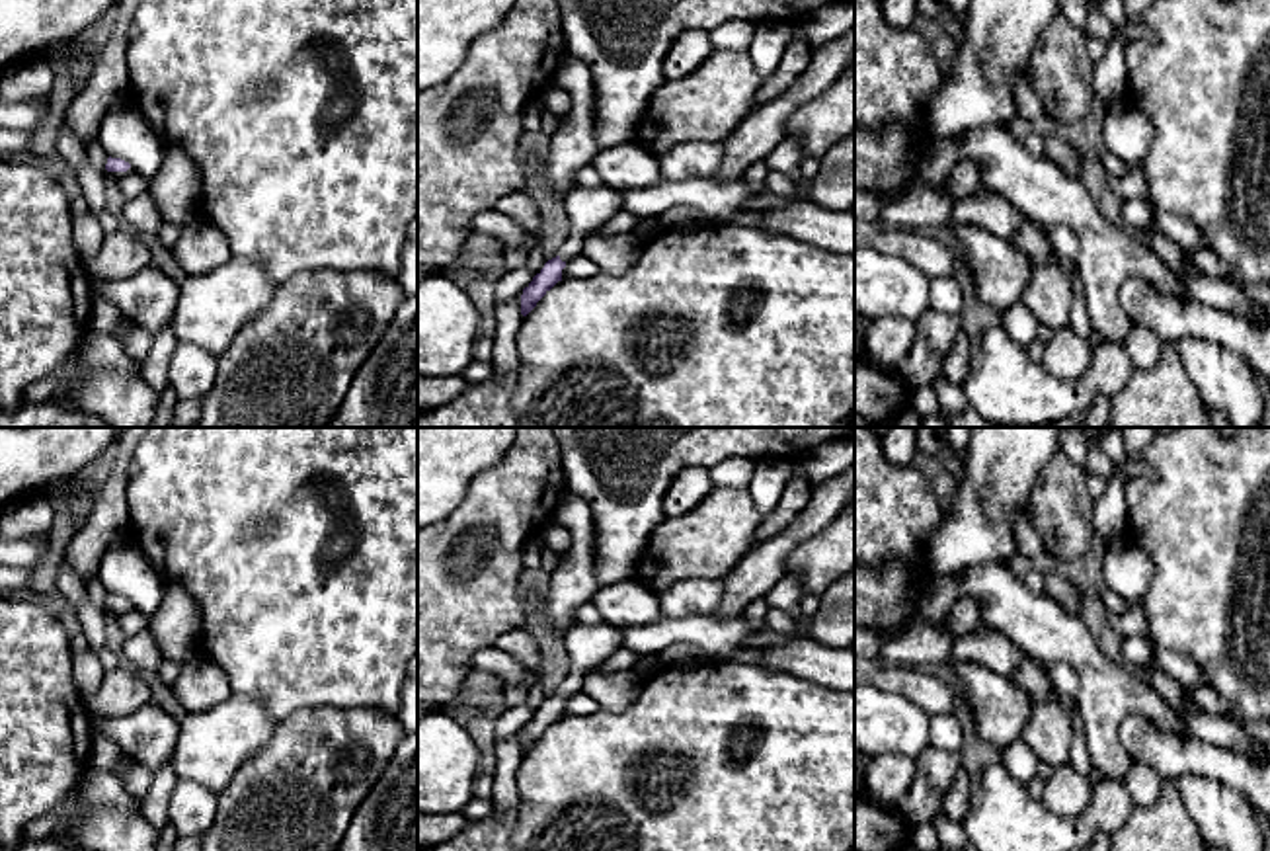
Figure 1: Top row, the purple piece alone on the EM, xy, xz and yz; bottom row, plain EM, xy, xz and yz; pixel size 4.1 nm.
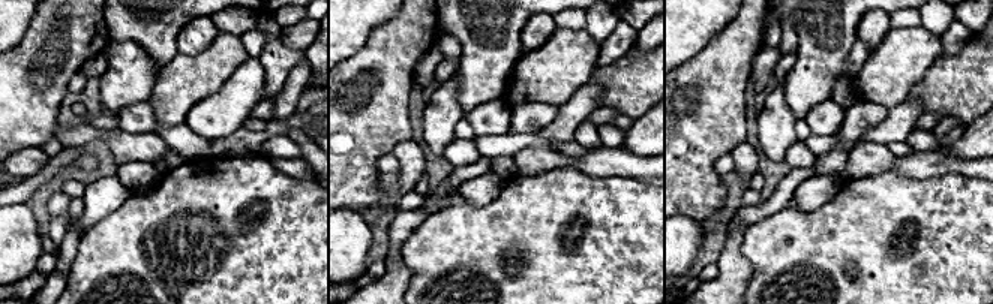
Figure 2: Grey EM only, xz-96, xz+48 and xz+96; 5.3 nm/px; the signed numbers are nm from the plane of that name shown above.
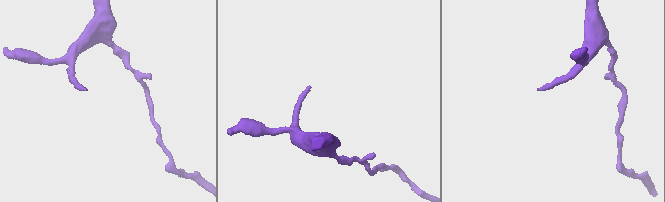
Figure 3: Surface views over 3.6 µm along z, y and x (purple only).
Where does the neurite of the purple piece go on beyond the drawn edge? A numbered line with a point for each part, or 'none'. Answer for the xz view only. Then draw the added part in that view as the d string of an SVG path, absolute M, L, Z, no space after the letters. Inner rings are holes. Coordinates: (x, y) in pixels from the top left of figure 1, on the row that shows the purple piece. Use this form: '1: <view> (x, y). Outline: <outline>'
1: xz (588, 207). Outline: M575 183L562 199L562 205L572 223L572 236L560 248L558 256L562 262L568 262L581 252L587 234L599 230L622 211L622 195L607 185L583 187Z

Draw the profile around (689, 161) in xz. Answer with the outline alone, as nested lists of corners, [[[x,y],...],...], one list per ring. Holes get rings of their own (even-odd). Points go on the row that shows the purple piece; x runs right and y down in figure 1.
[[[695,141],[673,146],[659,158],[663,180],[710,180],[722,166],[726,141]]]

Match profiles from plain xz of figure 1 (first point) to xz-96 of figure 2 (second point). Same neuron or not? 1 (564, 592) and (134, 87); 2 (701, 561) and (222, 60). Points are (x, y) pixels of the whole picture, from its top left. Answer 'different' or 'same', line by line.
1: same
2: same

